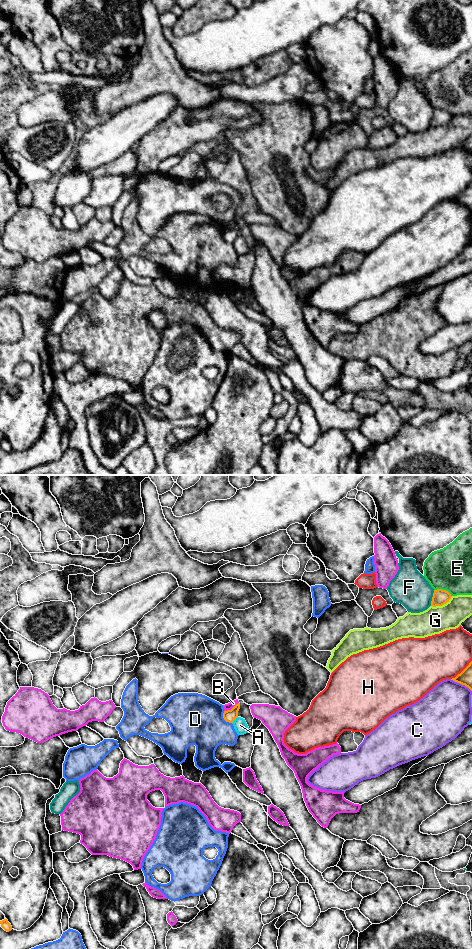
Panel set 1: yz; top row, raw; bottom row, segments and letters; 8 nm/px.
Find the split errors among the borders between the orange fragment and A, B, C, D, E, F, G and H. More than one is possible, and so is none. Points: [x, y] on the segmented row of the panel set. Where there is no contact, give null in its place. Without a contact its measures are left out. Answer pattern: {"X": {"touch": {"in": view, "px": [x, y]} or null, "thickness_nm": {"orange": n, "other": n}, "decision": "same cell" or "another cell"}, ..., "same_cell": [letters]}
{"A": {"touch": {"in": "yz", "px": [234, 719]}, "thickness_nm": {"orange": 100, "other": 110}, "decision": "another cell"}, "B": {"touch": {"in": "yz", "px": [232, 708]}, "thickness_nm": {"orange": 100, "other": 60}, "decision": "another cell"}, "C": {"touch": {"in": "yz", "px": [461, 683]}, "thickness_nm": {"orange": 110, "other": 400}, "decision": "another cell"}, "D": {"touch": {"in": "yz", "px": [224, 719]}, "thickness_nm": {"orange": 100, "other": 420}, "decision": "another cell"}, "E": {"touch": {"in": "yz", "px": [443, 590]}, "thickness_nm": {"orange": 130, "other": 340}, "decision": "another cell"}, "F": {"touch": {"in": "yz", "px": [432, 598]}, "thickness_nm": {"orange": 130, "other": 300}, "decision": "another cell"}, "G": {"touch": {"in": "yz", "px": [441, 605]}, "thickness_nm": {"orange": 130, "other": 220}, "decision": "another cell"}, "H": {"touch": {"in": "yz", "px": [462, 671]}, "thickness_nm": {"orange": 110, "other": 380}, "decision": "another cell"}, "same_cell": []}

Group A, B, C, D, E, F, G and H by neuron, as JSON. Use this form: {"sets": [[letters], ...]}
{"sets": [["A"], ["B"], ["C"], ["D"], ["E"], ["F"], ["G"], ["H"]]}

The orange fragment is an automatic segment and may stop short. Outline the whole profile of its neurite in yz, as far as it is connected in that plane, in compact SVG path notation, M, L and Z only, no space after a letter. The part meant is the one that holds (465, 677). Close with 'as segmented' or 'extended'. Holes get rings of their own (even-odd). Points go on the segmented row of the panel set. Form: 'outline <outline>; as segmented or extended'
outline M472 661L460 674L451 680L465 685L472 691Z; as segmented

